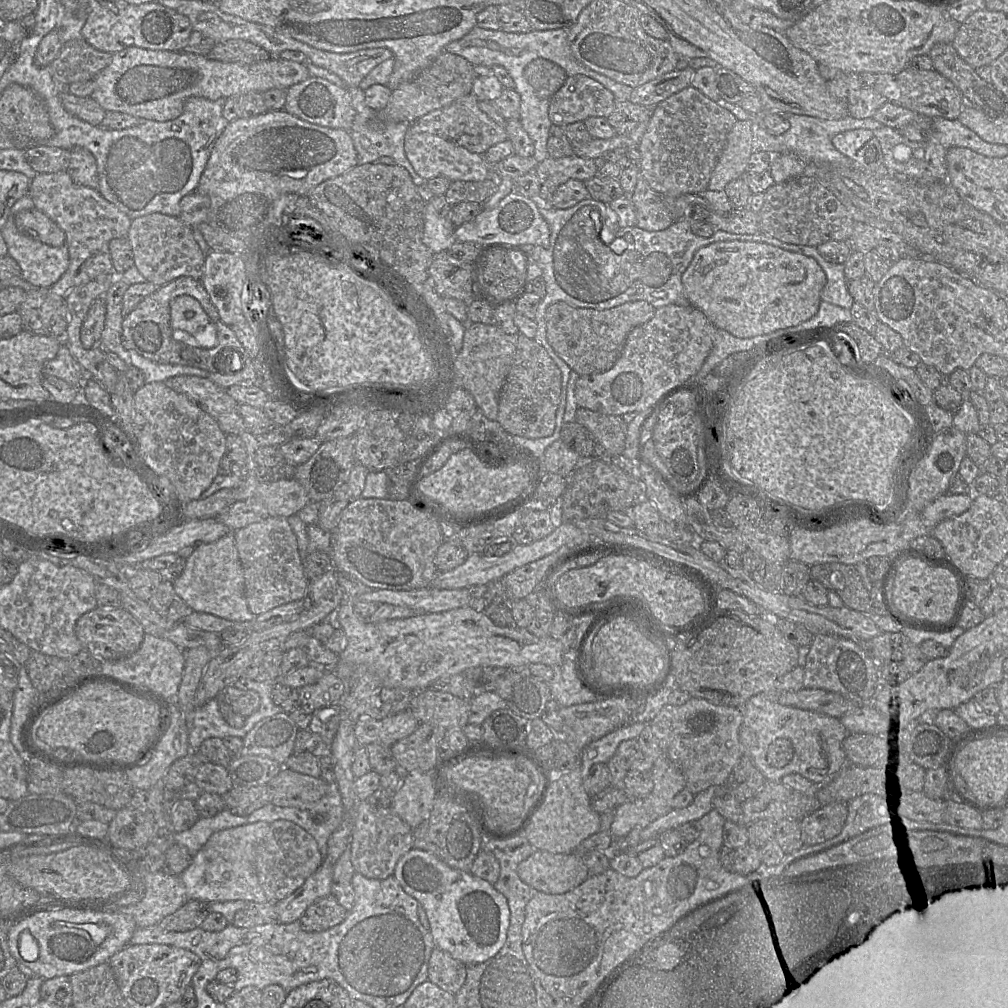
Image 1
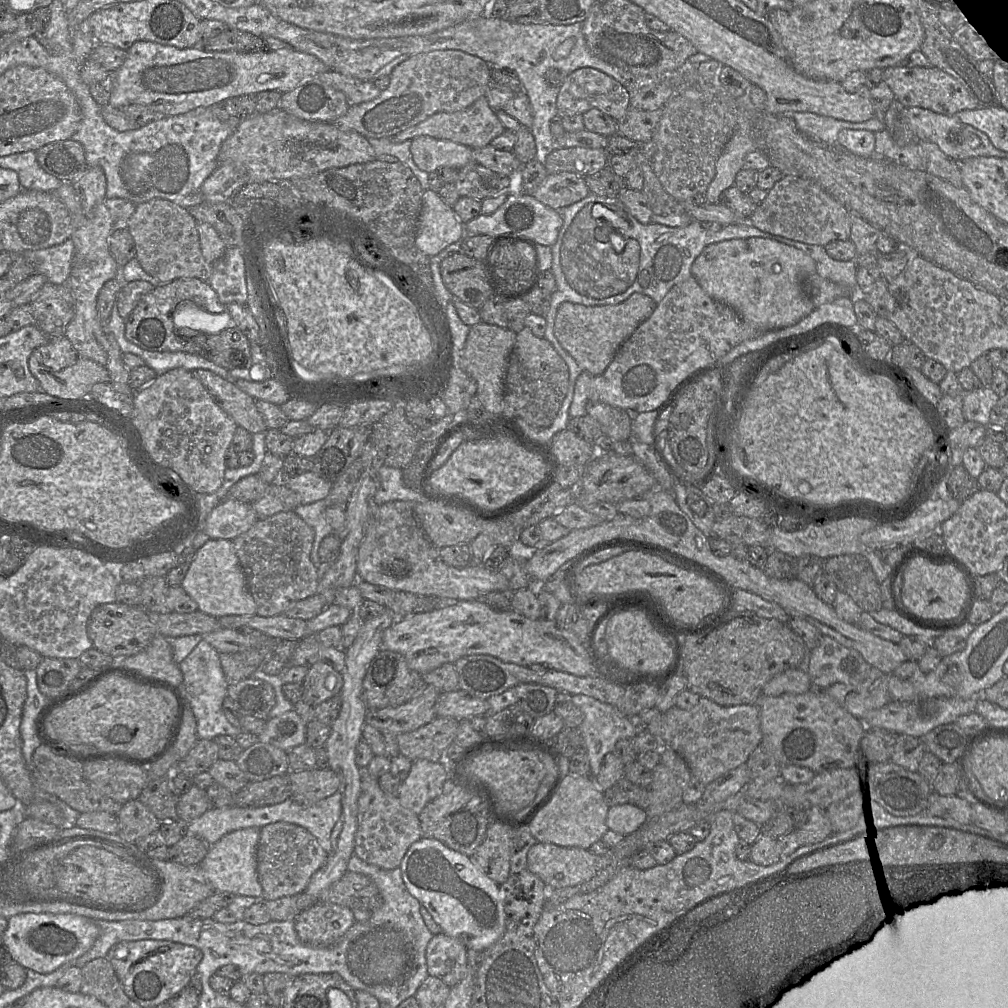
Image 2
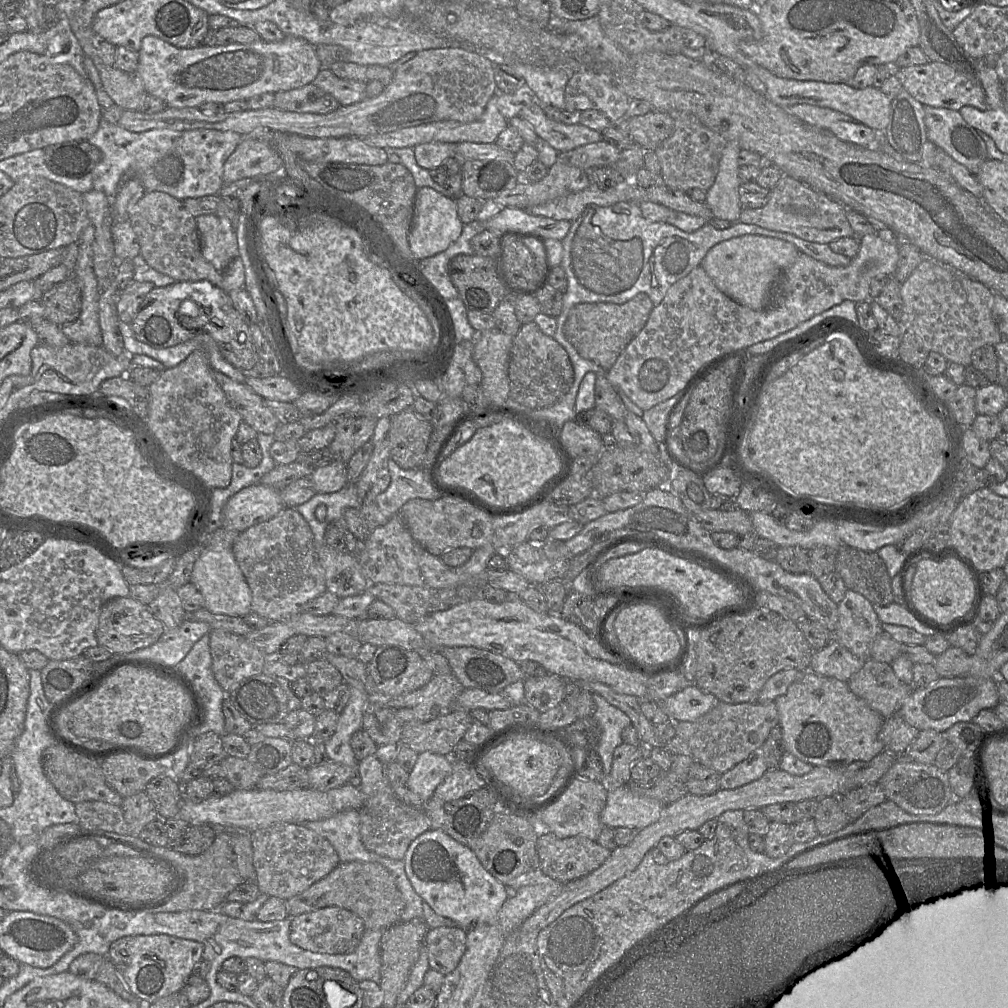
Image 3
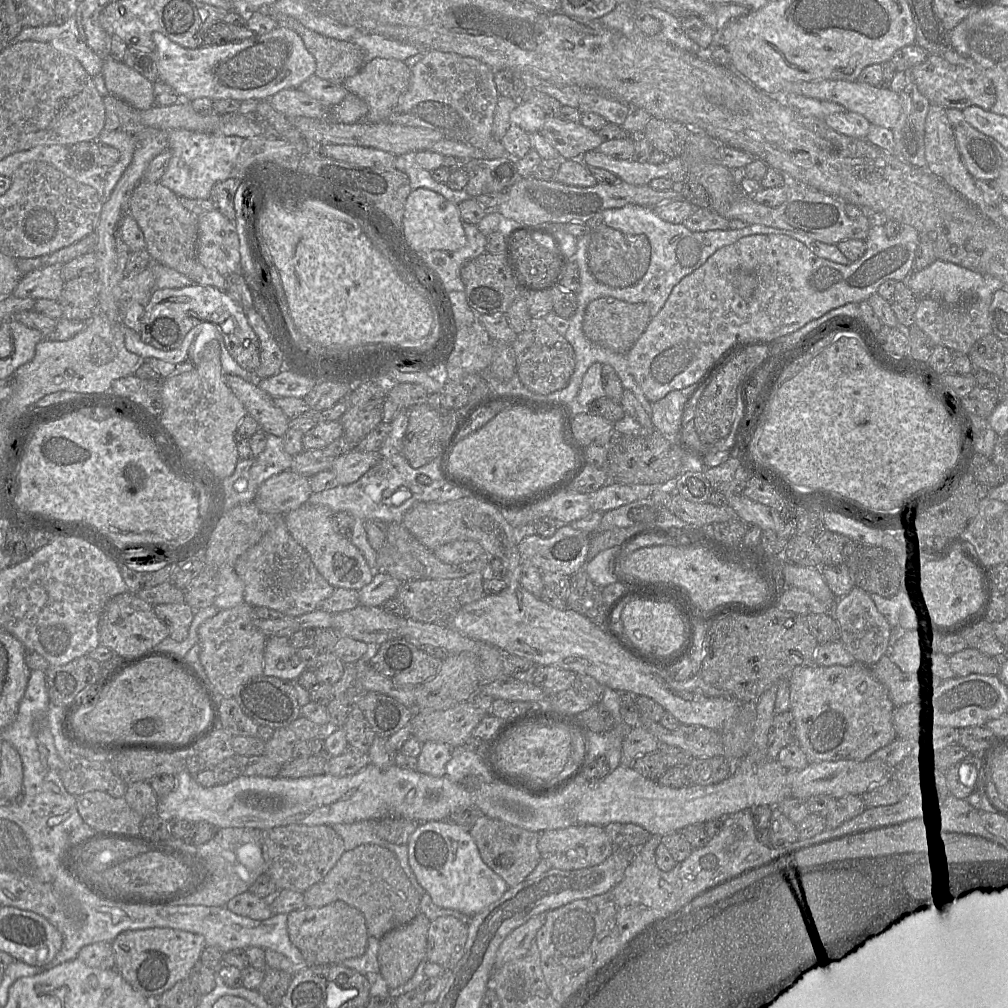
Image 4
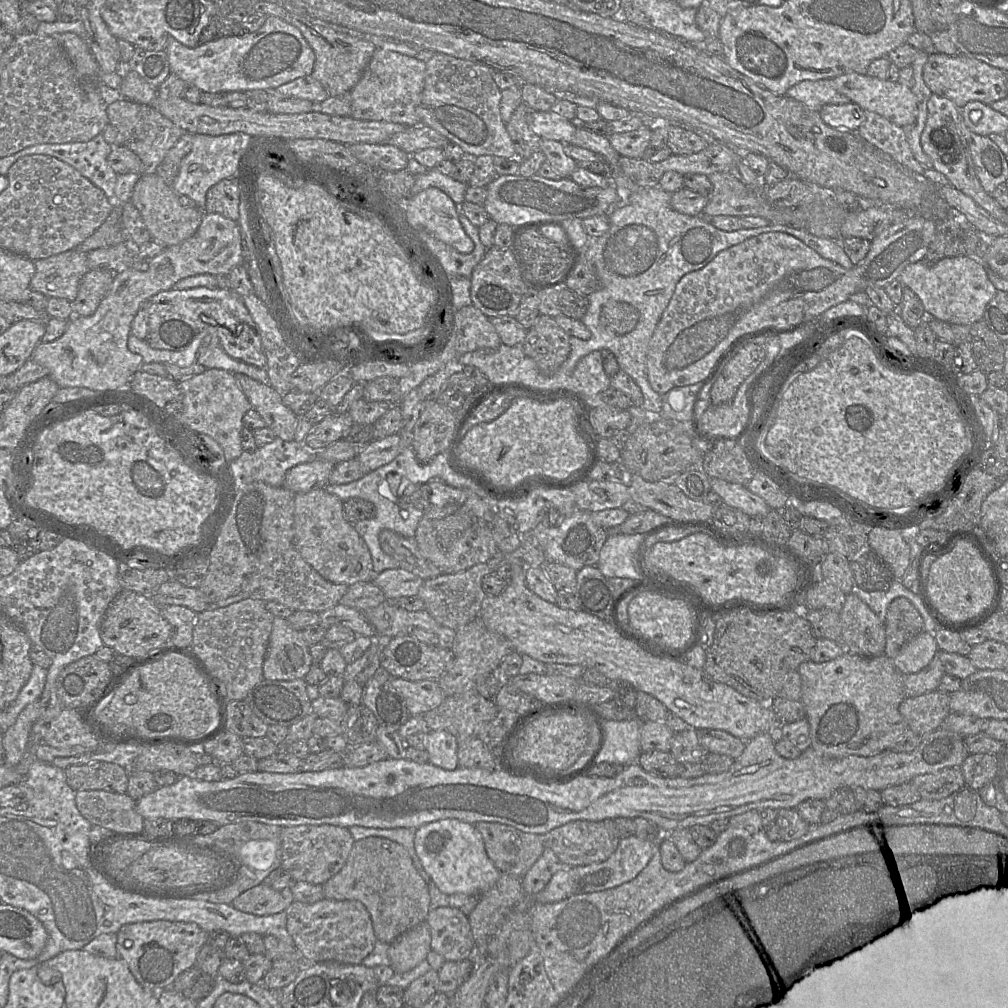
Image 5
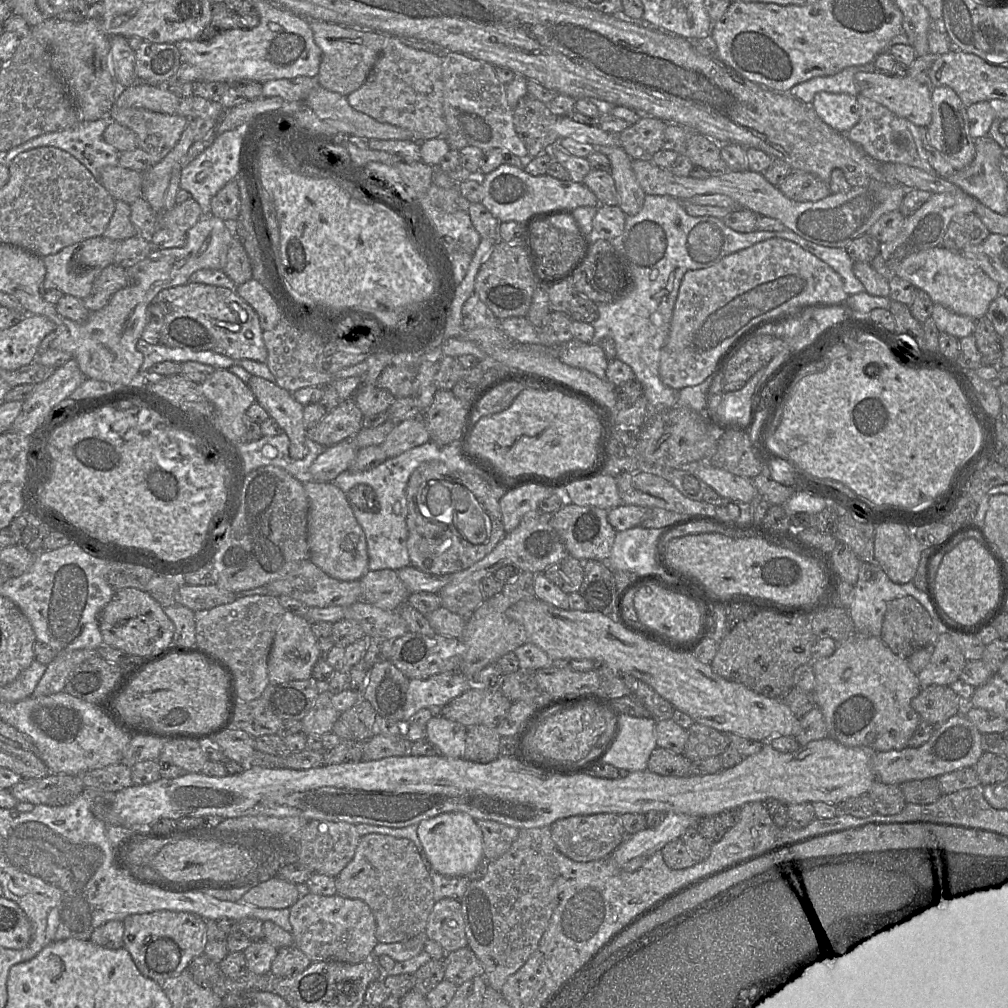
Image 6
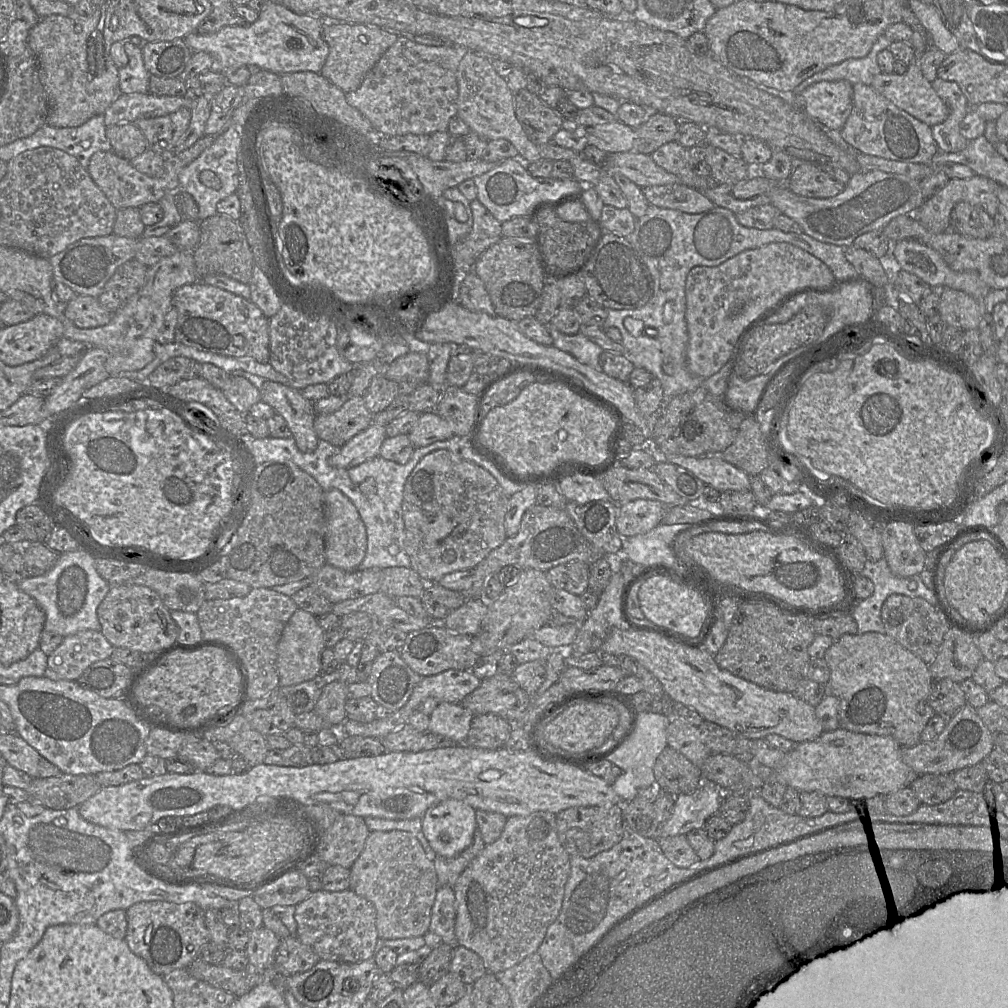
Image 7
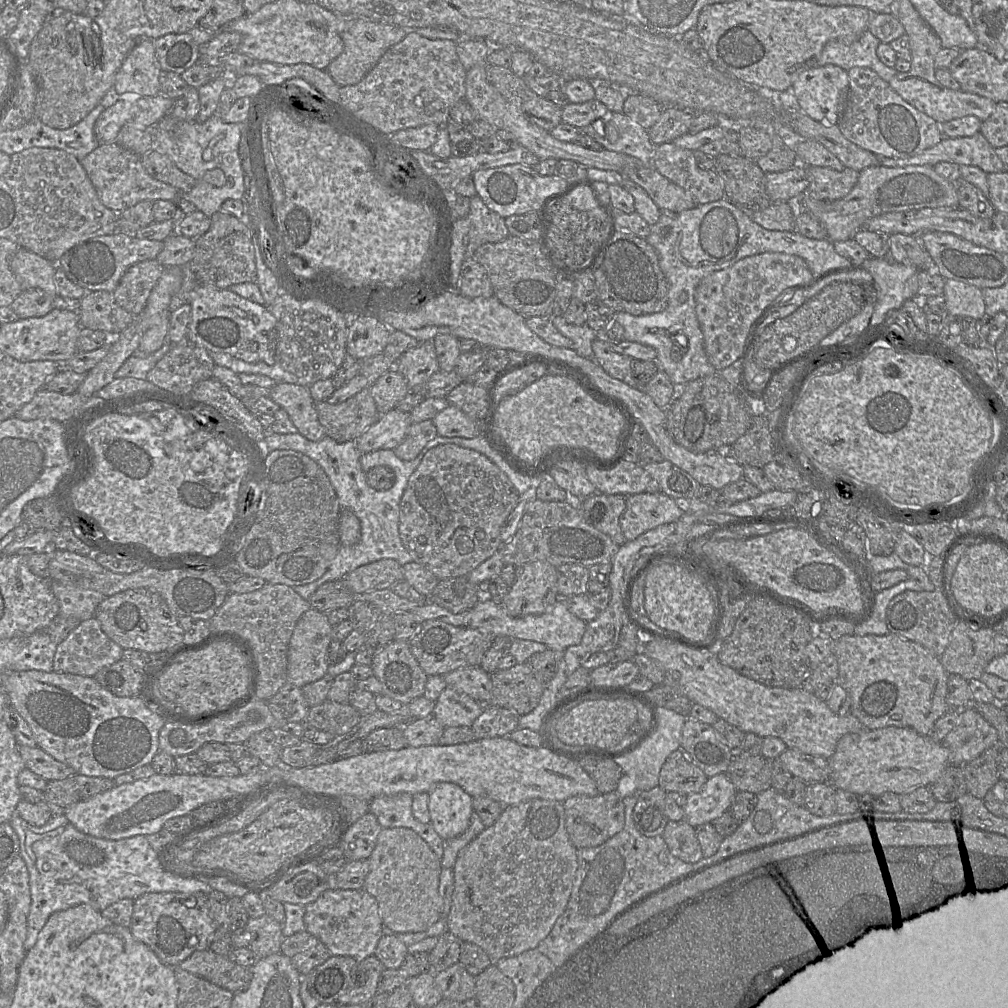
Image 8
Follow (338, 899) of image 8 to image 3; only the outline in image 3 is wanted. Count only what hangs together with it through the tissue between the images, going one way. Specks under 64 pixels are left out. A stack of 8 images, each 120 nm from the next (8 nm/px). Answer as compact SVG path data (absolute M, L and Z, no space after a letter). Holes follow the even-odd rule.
M326 907L303 913L291 917L290 923L290 941L304 950L321 954L349 954L357 948L365 932L363 920L340 907Z

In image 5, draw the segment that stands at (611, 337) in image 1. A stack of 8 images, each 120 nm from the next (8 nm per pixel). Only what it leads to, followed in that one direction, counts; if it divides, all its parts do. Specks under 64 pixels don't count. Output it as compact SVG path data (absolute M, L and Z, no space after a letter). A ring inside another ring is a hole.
M607 302L600 314L600 323L618 335L631 332L637 325L639 312L626 302Z

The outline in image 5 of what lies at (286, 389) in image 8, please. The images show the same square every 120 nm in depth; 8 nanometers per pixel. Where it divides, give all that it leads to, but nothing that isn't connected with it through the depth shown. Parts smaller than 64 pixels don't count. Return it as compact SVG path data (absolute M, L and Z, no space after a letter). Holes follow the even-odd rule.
M241 373L232 374L266 426L282 440L293 441L298 416L283 403L282 395L271 385L265 385Z

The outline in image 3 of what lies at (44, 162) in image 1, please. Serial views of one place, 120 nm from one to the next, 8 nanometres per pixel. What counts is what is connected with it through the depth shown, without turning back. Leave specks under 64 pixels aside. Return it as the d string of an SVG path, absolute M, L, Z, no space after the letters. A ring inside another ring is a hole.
M87 140L51 145L45 150L45 163L55 174L78 179L89 174L102 160L102 152Z

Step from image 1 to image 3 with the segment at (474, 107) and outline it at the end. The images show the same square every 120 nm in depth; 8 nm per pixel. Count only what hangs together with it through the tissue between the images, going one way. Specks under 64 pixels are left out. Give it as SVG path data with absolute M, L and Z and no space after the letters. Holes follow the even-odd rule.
M493 96L486 105L485 111L482 116L469 123L462 123L453 120L444 120L422 124L419 126L403 128L393 132L384 134L371 135L361 138L366 144L378 148L403 148L412 147L419 144L431 142L444 142L444 143L494 143L499 134L509 126L508 120L501 114L497 104L496 97Z

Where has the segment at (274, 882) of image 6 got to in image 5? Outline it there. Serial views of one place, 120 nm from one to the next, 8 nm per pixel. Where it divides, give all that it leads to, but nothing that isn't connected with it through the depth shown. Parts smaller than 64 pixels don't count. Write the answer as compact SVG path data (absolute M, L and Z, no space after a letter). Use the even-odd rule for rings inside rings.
M264 883L240 894L231 905L241 912L257 916L277 914L288 908L280 891L276 891Z

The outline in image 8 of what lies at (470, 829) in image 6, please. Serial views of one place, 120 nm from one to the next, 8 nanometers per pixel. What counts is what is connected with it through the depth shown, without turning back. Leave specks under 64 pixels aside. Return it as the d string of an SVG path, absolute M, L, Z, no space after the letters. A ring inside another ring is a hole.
M450 782L435 784L429 791L430 824L443 839L462 835L470 825L473 797Z

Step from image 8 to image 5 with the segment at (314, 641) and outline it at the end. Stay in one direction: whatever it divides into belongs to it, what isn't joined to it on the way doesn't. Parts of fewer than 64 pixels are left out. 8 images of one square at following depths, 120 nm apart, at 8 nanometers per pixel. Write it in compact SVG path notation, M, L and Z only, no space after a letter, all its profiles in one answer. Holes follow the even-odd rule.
M275 617L263 663L263 678L266 680L303 679L311 665L309 645L304 641L302 631L292 628L285 618Z

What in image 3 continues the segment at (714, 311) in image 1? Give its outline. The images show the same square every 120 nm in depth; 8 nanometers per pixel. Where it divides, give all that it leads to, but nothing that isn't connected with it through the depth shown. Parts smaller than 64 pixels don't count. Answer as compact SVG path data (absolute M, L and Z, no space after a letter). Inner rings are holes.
M743 235L712 247L700 265L722 293L743 306L759 311L769 307L778 277L796 261L799 253L795 245L781 239Z

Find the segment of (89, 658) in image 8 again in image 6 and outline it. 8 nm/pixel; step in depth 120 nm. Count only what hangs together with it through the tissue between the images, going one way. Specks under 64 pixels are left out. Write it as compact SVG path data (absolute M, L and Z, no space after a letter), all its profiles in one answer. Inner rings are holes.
M78 649L57 652L30 697L49 696L63 691L70 672L94 655L97 655L97 650Z

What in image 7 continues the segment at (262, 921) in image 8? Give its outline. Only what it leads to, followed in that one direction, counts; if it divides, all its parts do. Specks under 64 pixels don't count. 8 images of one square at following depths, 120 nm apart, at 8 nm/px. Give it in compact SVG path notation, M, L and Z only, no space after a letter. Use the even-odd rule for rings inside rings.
M263 926L246 933L248 933L249 941L245 952L250 968L264 970L272 966L272 958L280 944L280 938Z

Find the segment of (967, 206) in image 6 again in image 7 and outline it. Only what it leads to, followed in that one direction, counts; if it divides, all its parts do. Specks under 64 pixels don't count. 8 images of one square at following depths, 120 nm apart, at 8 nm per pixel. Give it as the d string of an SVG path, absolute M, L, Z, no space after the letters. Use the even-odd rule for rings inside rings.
M984 176L950 179L941 191L909 215L932 232L942 233L949 231L950 213L959 202L978 205L992 217L998 215L998 191L999 184Z

